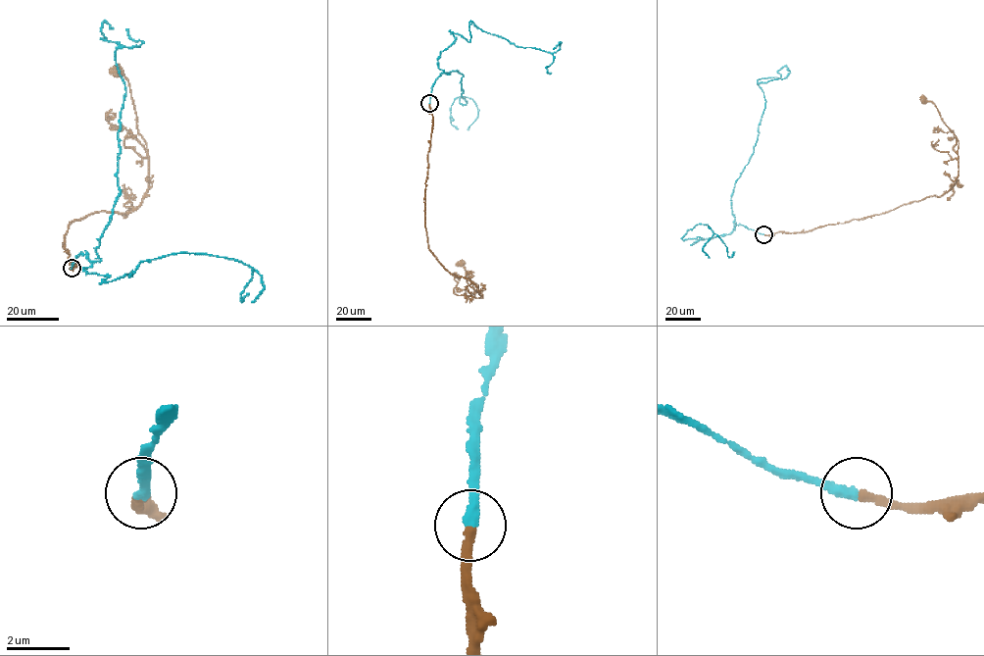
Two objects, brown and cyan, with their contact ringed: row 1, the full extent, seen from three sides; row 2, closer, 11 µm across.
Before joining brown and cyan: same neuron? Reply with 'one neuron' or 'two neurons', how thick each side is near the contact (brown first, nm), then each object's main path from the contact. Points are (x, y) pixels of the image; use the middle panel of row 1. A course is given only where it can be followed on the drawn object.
one neuron; 280 nm thick on the brown side, 340 nm on the other; brown runs (429, 103), (432, 121), (424, 193), (428, 248), (451, 275), (467, 278), (482, 298), (474, 296), (461, 263); cyan runs (429, 103), (441, 73), (463, 75), (467, 102), (457, 97), (450, 117), (459, 129)

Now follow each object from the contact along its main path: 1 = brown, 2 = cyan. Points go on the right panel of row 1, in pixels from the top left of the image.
1: (763, 234), (808, 231), (884, 214), (927, 197), (942, 196), (958, 175), (959, 143), (937, 107), (923, 99)
2: (763, 234), (734, 229), (731, 196), (764, 106), (758, 79), (790, 70)

